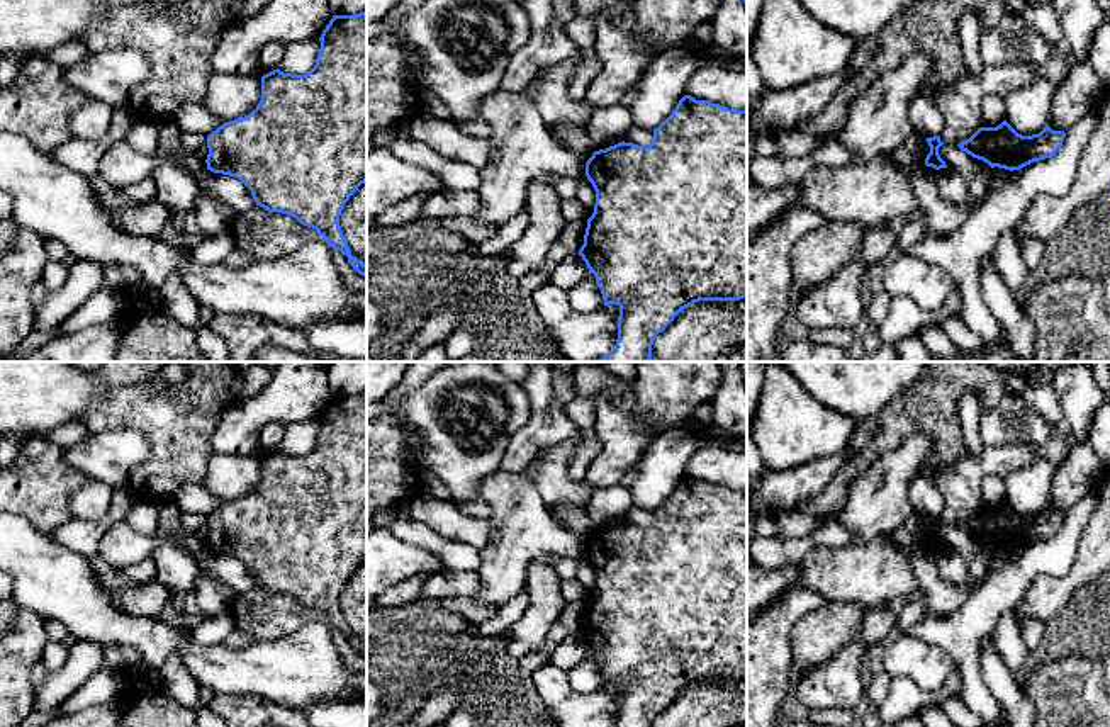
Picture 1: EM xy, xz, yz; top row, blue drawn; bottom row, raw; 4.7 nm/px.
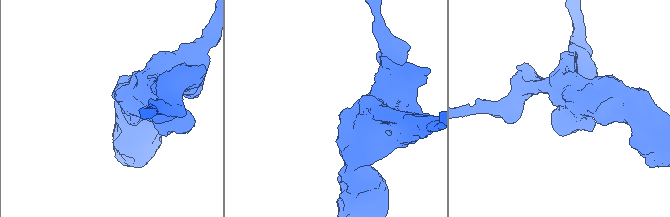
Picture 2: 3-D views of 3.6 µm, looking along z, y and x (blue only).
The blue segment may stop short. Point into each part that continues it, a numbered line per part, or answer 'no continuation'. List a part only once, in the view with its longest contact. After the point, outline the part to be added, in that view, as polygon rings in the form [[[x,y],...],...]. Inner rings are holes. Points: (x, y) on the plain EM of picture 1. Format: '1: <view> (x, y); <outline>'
no continuation

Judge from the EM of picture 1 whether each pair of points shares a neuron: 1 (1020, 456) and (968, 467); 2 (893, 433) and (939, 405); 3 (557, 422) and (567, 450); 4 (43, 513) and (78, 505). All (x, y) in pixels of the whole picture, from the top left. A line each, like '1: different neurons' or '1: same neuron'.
1: same neuron
2: same neuron
3: different neurons
4: different neurons

